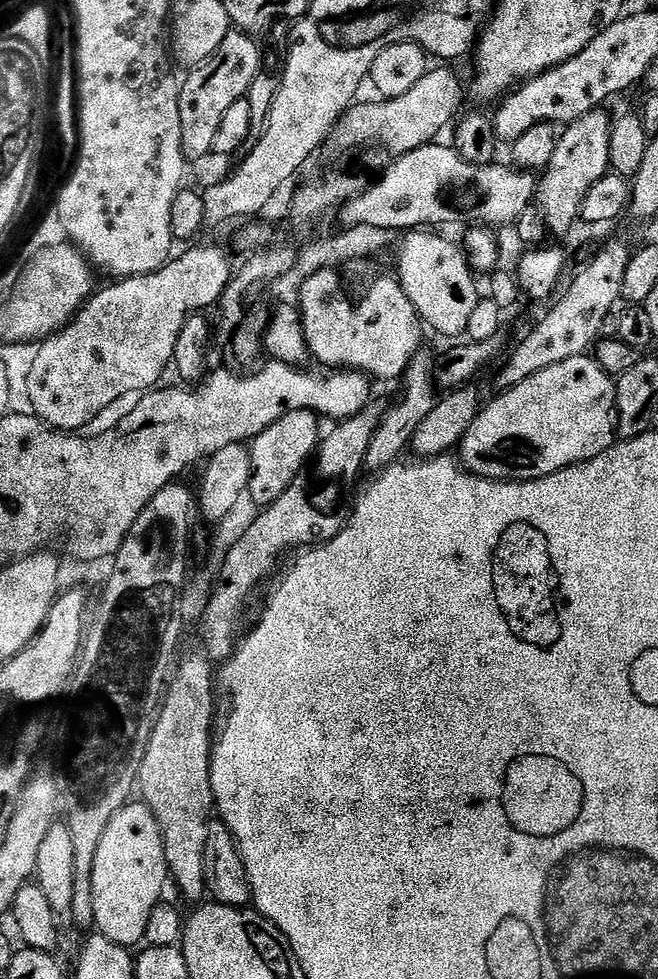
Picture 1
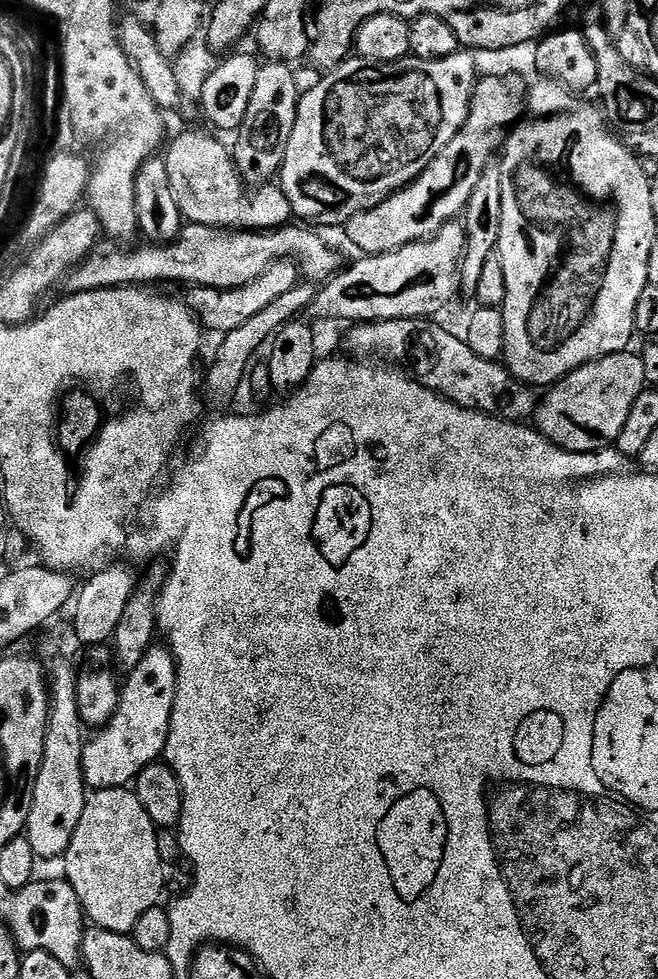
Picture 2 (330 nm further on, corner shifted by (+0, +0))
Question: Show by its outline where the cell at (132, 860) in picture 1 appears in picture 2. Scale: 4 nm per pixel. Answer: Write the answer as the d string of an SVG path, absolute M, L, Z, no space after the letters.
M131 787L92 792L85 799L82 818L62 857L63 875L78 894L84 915L95 927L131 933L146 910L161 903L164 868L160 865L160 840L156 824L146 814Z

